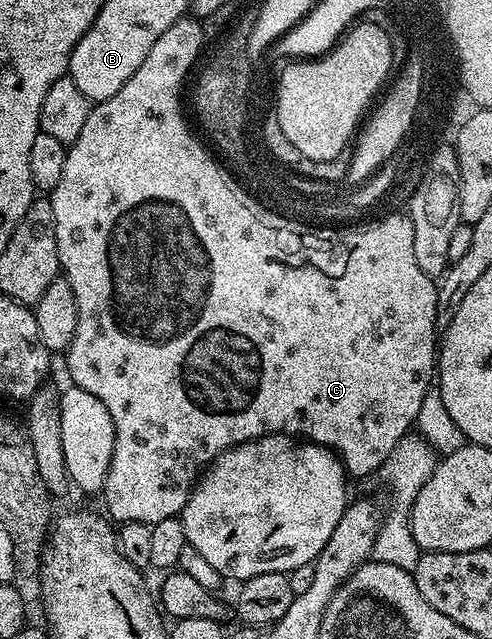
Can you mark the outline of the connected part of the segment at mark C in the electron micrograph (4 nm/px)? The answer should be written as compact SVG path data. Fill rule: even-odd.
M183 18L176 21L168 30L164 30L164 34L160 34L156 46L152 46L148 58L144 58L140 70L136 70L136 74L132 74L132 78L128 80L125 86L112 98L95 103L91 107L88 122L84 122L84 130L80 130L80 138L76 138L76 142L67 147L64 174L60 174L60 182L48 196L52 206L54 221L56 222L58 262L61 271L64 273L64 279L72 286L74 297L76 298L76 310L78 311L76 334L72 338L70 347L64 353L66 368L70 371L69 383L75 388L100 398L100 402L104 402L104 406L108 406L108 414L112 414L112 422L116 430L116 446L112 456L112 466L108 470L104 497L106 496L106 508L110 511L111 518L118 520L117 523L119 525L148 524L153 526L165 520L175 519L188 502L190 493L193 492L194 486L198 483L200 477L223 452L229 452L241 444L260 440L263 437L275 434L285 433L287 437L301 438L303 441L319 444L324 448L330 449L331 452L340 457L342 463L346 466L347 473L351 477L370 476L373 472L375 475L382 465L386 463L394 447L415 427L415 420L420 413L420 406L421 402L424 401L425 392L430 389L436 380L436 353L440 347L438 284L435 283L431 276L424 274L424 270L420 270L420 266L416 262L414 231L412 230L412 222L409 215L382 216L374 220L378 228L368 226L367 232L322 231L318 232L318 236L310 236L310 231L293 232L286 228L277 228L276 226L265 224L261 218L254 216L254 211L244 202L247 193L240 187L239 181L211 155L207 145L191 129L191 133L186 129L186 120L182 117L182 87L187 83L188 78L186 78L186 75L188 77L191 75L192 69L199 63L200 57L204 52L202 28L197 23L201 24L197 19Z

